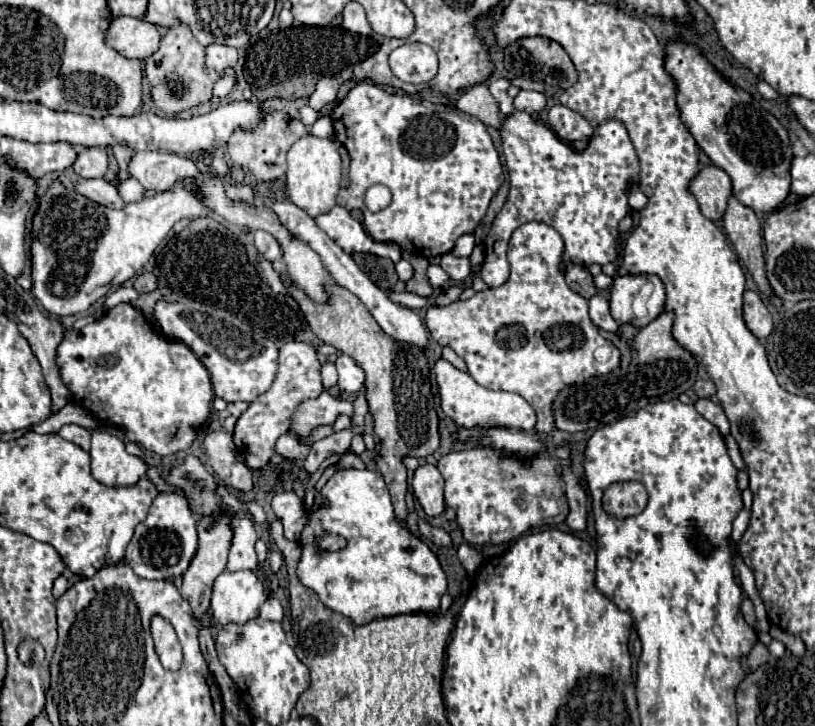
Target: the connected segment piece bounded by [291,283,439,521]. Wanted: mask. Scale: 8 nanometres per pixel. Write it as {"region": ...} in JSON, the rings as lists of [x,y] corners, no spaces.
{"region":[[[291,283],[293,299],[303,307],[303,313],[313,329],[313,333],[327,345],[333,345],[337,351],[351,355],[365,369],[365,387],[369,411],[375,419],[375,433],[381,437],[383,451],[377,459],[377,467],[385,477],[389,487],[395,515],[405,521],[407,505],[407,469],[403,467],[403,455],[411,457],[427,457],[439,447],[439,417],[435,411],[431,379],[429,379],[429,361],[427,353],[409,343],[397,343],[391,339],[371,317],[367,307],[347,289],[335,285],[335,303],[331,307],[319,307],[319,303],[311,303],[311,299],[303,299],[303,293]]]}

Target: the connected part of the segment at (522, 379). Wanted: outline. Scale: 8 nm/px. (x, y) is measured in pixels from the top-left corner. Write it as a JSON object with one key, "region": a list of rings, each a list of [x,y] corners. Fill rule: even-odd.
{"region":[[[525,223],[513,231],[509,241],[507,257],[511,263],[511,275],[507,283],[475,293],[471,299],[455,301],[445,307],[431,305],[425,315],[425,327],[429,335],[441,347],[451,347],[467,363],[469,375],[479,385],[491,391],[519,393],[523,395],[523,399],[527,399],[527,403],[537,413],[535,431],[539,435],[549,435],[555,429],[553,401],[563,387],[581,383],[593,375],[605,375],[609,363],[613,359],[619,359],[617,347],[609,339],[605,339],[591,323],[587,313],[587,299],[579,293],[573,293],[565,283],[565,277],[559,269],[561,255],[563,239],[553,227],[547,227],[545,223]],[[599,347],[611,347],[611,355],[603,363],[595,359],[595,351]]]}

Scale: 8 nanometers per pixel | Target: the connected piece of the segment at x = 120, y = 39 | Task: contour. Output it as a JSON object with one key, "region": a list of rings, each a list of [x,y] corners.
{"region":[[[117,17],[109,23],[105,43],[127,59],[143,61],[159,49],[159,31],[147,21],[135,17]]]}

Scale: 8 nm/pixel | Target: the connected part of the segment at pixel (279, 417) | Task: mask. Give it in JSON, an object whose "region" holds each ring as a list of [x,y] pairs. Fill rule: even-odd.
{"region":[[[283,343],[279,347],[279,371],[277,379],[273,381],[271,389],[259,395],[249,409],[237,419],[235,425],[235,447],[243,455],[247,467],[251,469],[261,469],[267,465],[267,461],[273,455],[273,445],[279,435],[289,433],[289,417],[293,415],[295,407],[303,399],[319,397],[323,391],[321,385],[321,363],[317,359],[317,353],[313,345],[309,343]]]}

